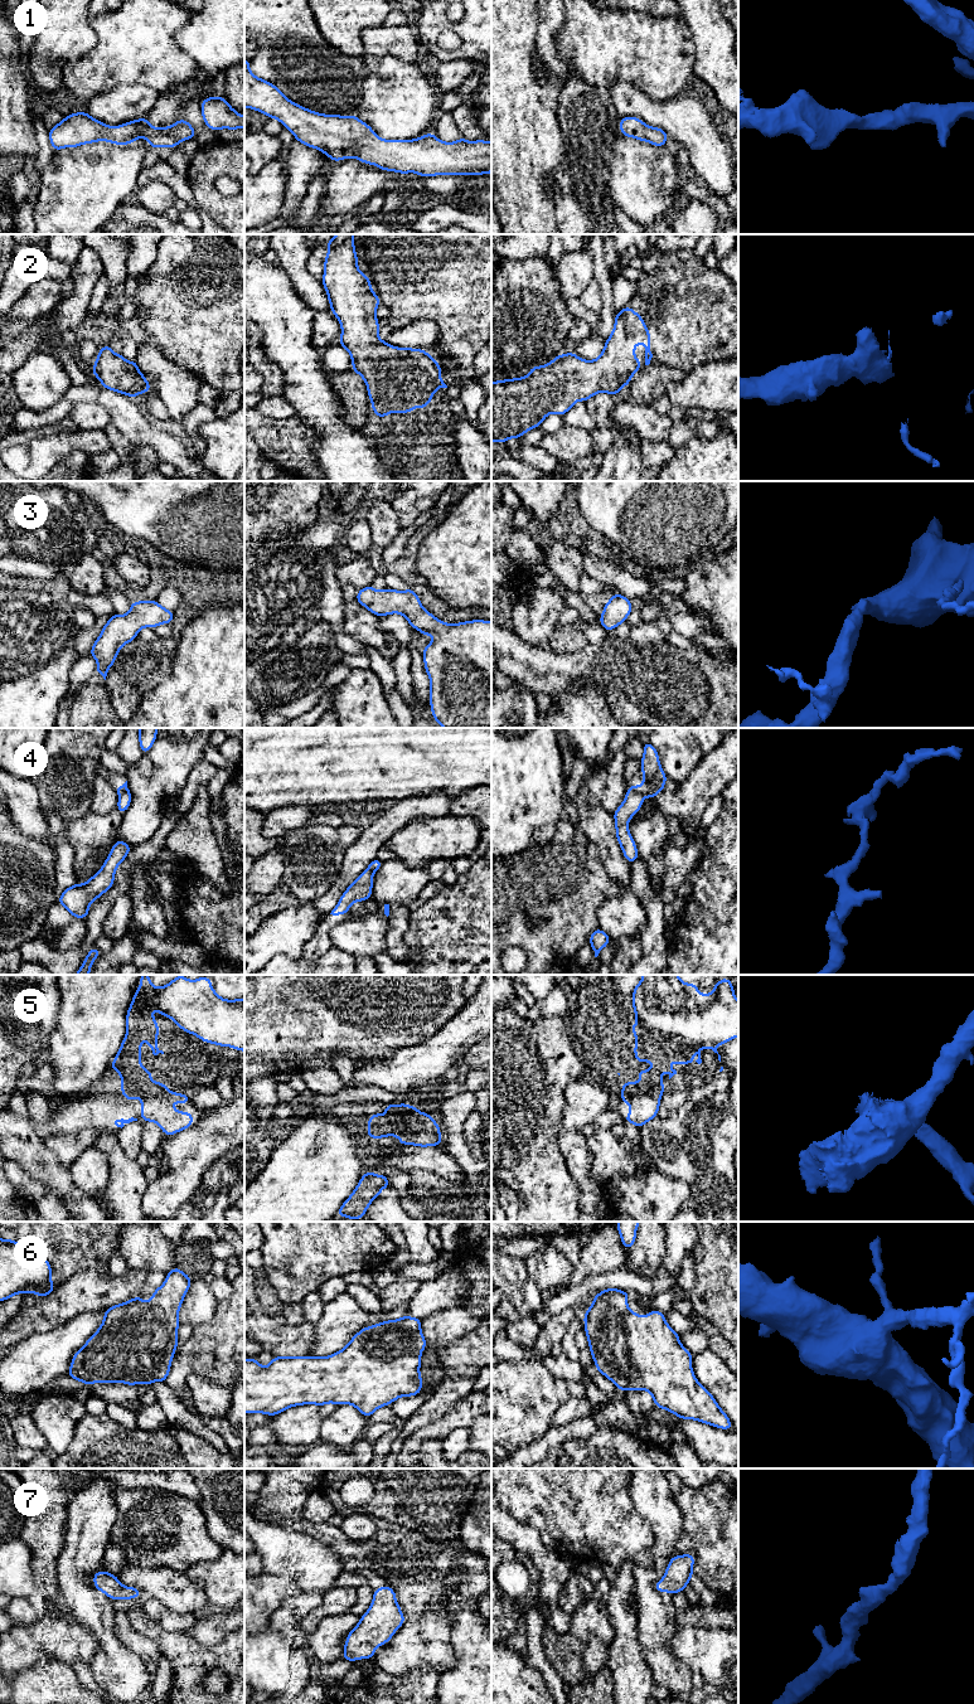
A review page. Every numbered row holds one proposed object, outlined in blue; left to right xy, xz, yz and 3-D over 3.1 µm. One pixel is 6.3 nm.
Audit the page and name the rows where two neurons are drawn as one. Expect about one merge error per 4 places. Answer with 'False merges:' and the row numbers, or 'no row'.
False merges: 4, 5

